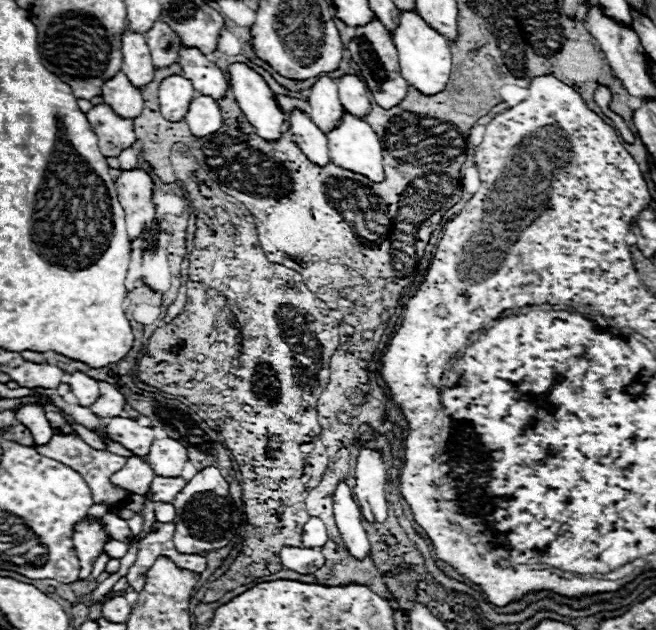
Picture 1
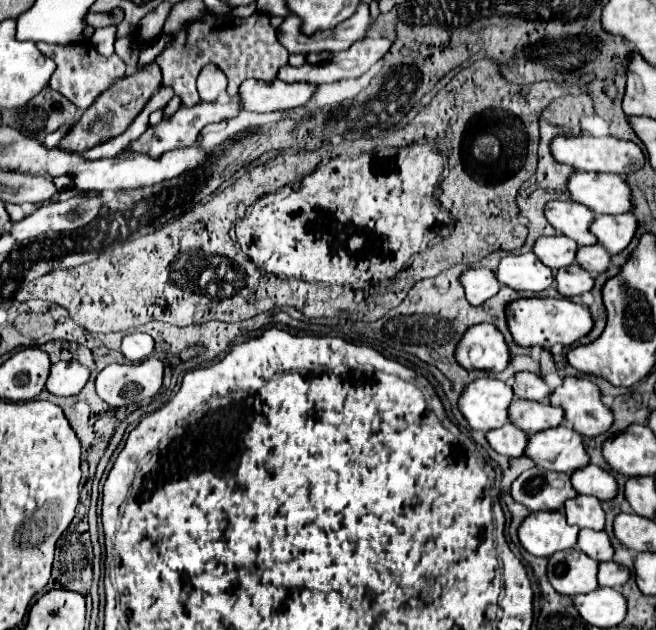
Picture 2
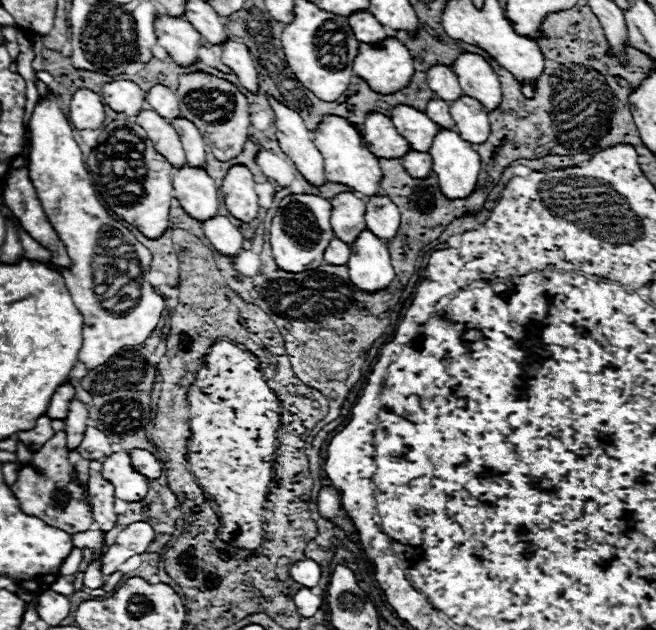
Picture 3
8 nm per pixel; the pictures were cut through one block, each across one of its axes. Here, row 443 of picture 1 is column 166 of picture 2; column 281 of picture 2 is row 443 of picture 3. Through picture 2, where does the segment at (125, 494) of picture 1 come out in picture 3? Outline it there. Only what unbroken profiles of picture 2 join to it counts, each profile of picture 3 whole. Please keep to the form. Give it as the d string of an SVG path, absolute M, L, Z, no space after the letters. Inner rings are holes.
M56 432L52 440L40 448L40 452L32 452L32 466L22 466L18 480L10 486L16 500L20 500L20 510L40 516L40 520L46 524L52 524L54 528L60 528L68 534L92 530L94 516L88 494L88 460L80 456L78 448L68 450L66 432ZM72 472L76 474L76 480L70 478Z

